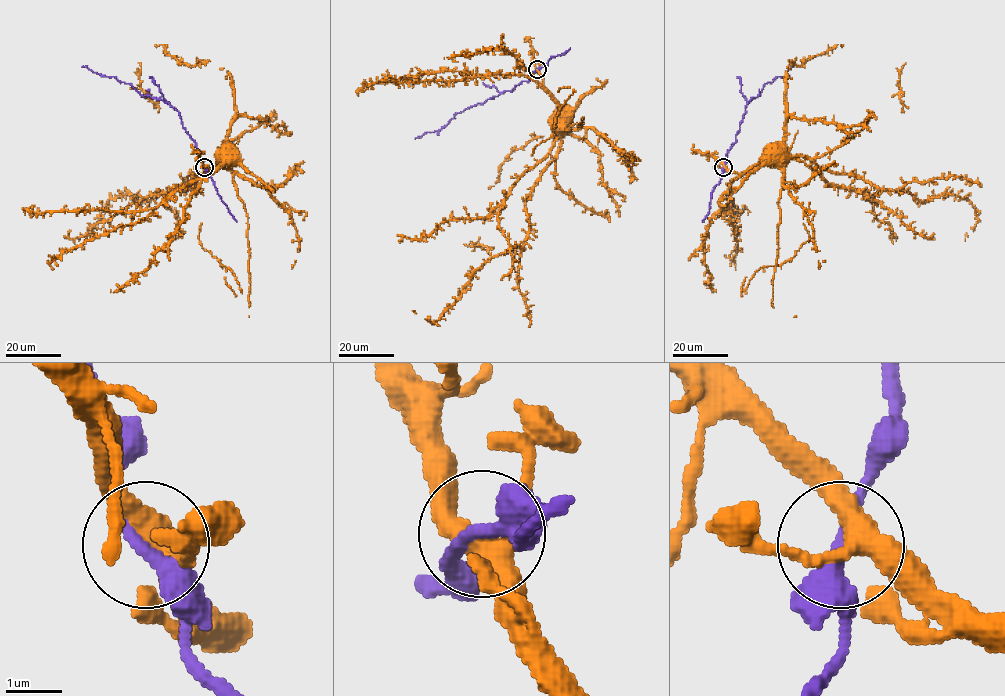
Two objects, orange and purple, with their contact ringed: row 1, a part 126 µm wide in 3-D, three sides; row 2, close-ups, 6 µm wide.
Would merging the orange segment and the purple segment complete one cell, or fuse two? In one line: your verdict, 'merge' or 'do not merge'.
merge

